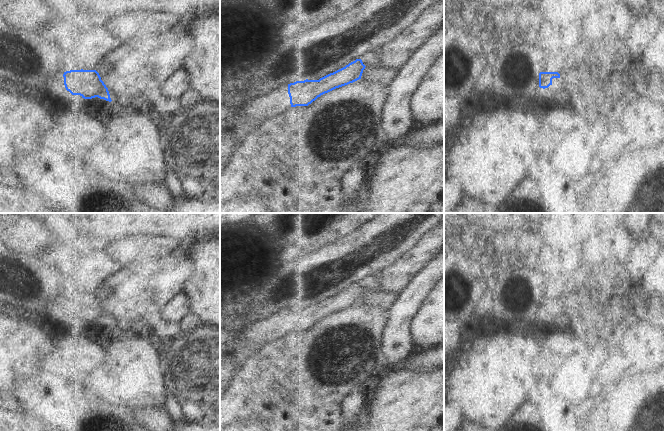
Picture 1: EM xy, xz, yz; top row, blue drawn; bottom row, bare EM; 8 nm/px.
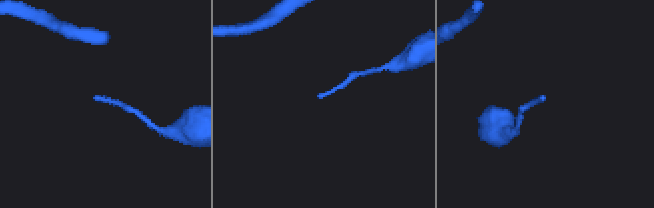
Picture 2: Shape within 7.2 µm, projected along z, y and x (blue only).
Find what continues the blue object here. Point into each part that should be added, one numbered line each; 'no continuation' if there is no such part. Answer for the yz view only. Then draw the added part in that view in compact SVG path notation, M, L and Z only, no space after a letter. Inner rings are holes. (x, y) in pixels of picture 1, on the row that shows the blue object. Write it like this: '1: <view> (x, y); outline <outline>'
1: yz (556, 89); outline M561 77L553 78L552 84L548 88L545 88L543 93L546 96L552 96L556 102L562 102L564 96L563 90L564 86Z

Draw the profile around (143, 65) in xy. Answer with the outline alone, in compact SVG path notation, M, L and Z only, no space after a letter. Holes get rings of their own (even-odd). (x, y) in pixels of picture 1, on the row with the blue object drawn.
M185 20L176 31L161 35L132 38L110 52L96 71L108 88L111 102L122 97L138 100L143 94L155 96L163 85L179 70L196 50L196 42Z

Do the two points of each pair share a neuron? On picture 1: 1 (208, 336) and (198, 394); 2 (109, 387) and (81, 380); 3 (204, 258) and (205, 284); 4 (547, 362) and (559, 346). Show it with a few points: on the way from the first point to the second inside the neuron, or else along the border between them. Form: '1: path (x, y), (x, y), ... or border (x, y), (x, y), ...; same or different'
1: path (208, 351), (208, 381); same
2: path (102, 381), (88, 381); same
3: path (204, 264), (205, 278); same
4: path (548, 358), (555, 350); same

